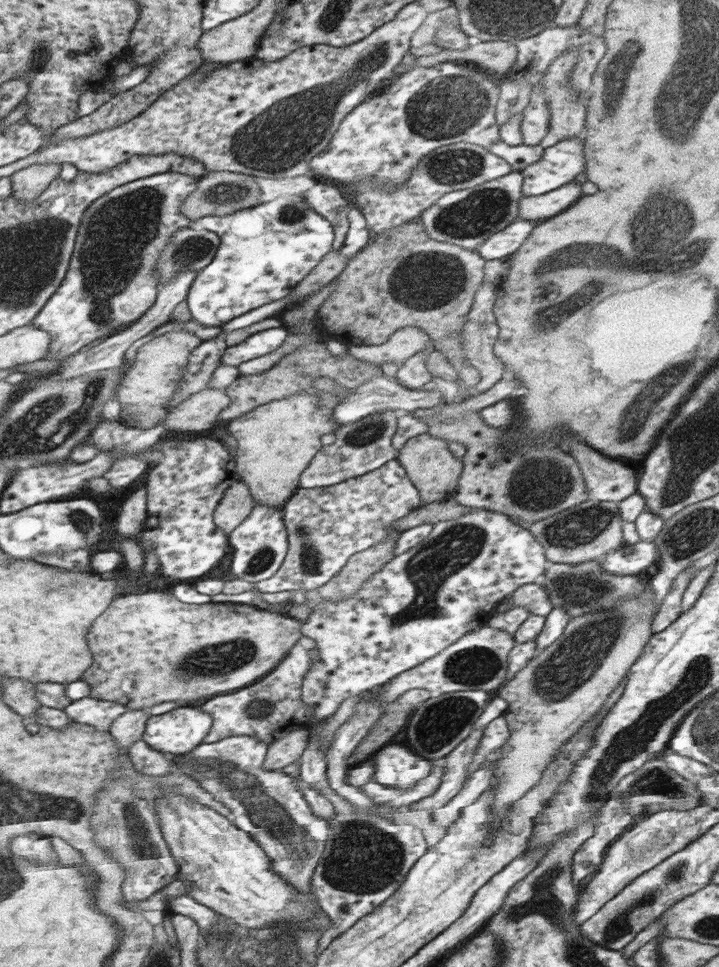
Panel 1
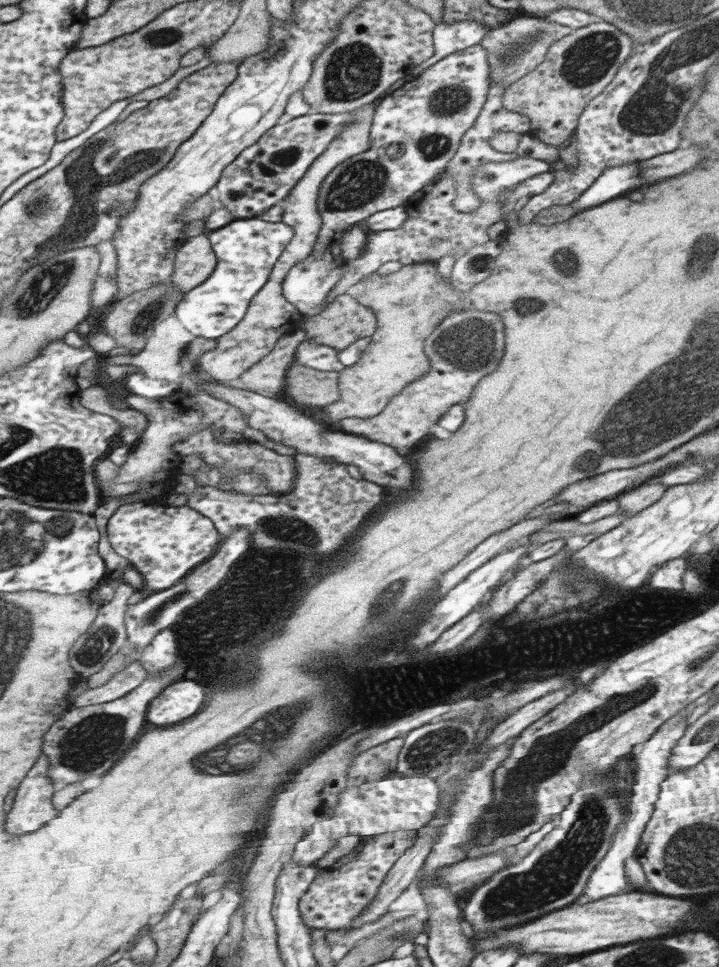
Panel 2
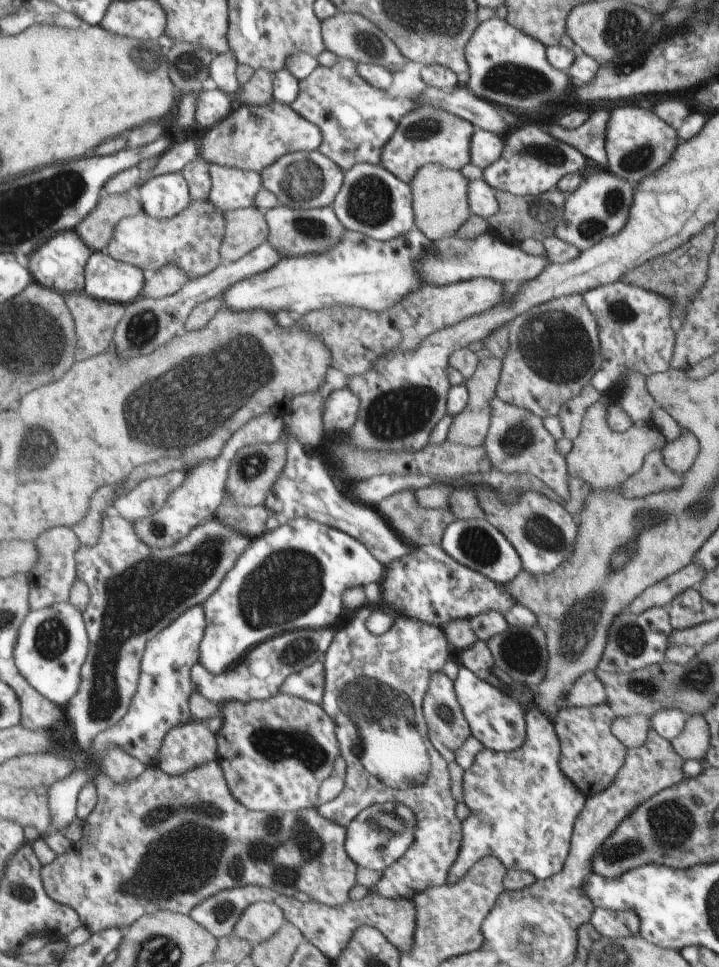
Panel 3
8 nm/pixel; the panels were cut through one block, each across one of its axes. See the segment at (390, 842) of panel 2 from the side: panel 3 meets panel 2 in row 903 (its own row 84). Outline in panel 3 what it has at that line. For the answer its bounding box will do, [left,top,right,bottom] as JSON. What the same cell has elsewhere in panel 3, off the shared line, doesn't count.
[293,58,423,172]

